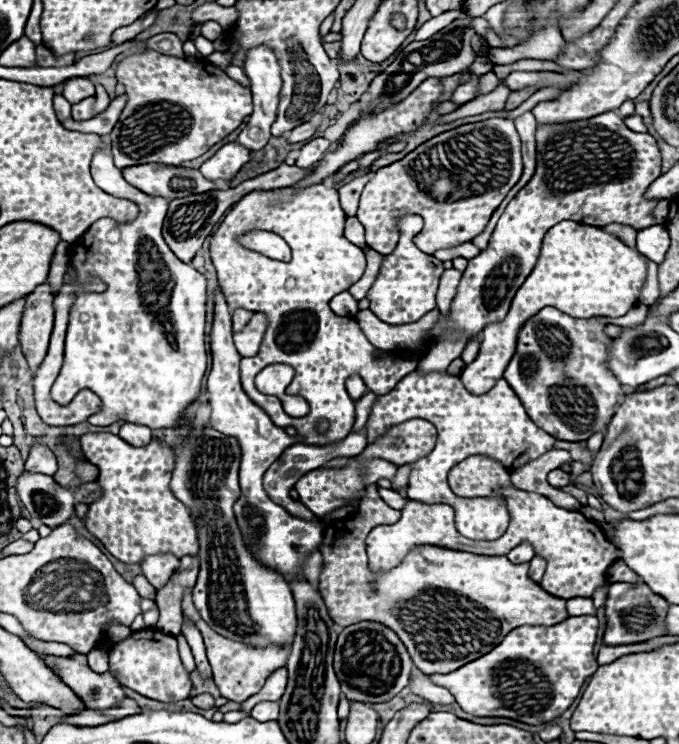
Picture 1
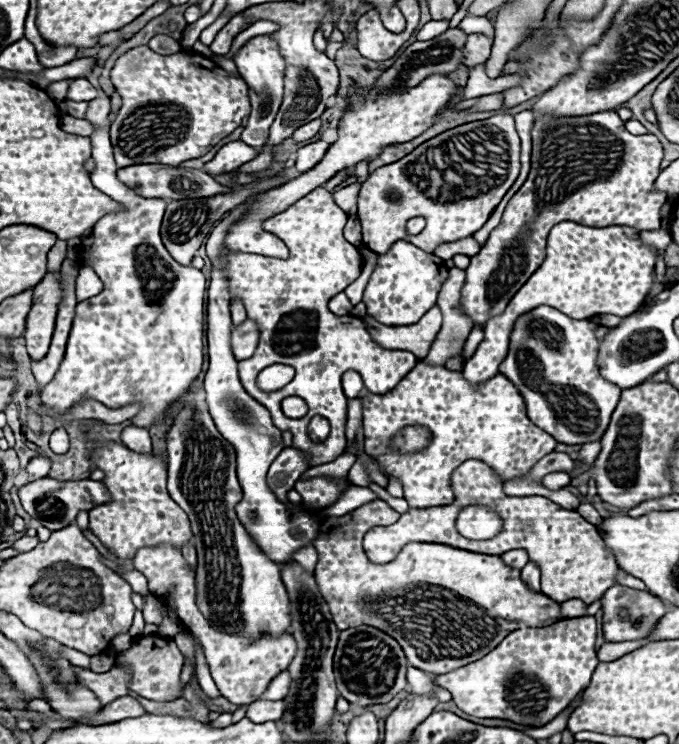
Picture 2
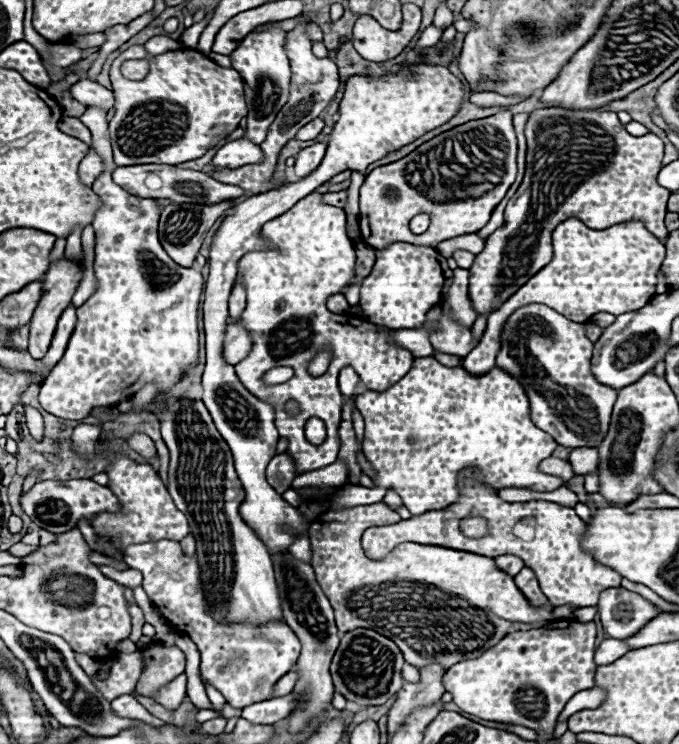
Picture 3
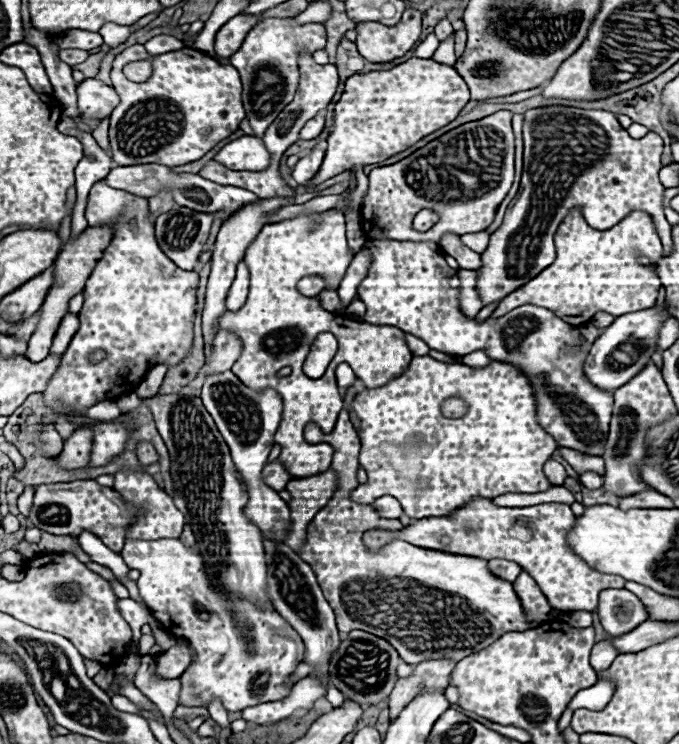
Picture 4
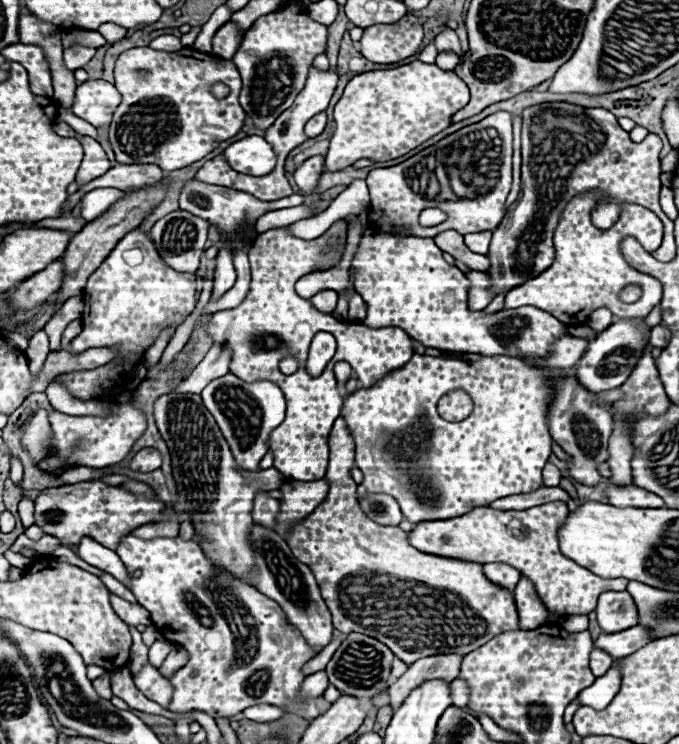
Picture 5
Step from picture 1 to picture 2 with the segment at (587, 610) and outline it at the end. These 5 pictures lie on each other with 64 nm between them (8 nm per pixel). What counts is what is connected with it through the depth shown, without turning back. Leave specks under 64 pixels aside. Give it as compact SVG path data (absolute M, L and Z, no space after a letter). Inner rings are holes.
M574 598L574 600L568 600L562 604L562 614L564 614L564 618L578 618L578 616L586 614L586 608L588 608L586 602Z

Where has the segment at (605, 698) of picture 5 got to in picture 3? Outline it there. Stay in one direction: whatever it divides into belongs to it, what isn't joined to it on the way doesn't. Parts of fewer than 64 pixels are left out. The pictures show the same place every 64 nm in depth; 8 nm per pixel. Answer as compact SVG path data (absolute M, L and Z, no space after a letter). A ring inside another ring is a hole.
M590 688L590 690L582 690L582 692L578 692L578 694L566 704L566 708L562 710L562 714L558 716L558 724L560 724L560 722L566 722L566 720L568 720L574 712L578 712L578 710L600 706L602 700L604 700L602 696L604 696L604 694L602 694L600 688Z

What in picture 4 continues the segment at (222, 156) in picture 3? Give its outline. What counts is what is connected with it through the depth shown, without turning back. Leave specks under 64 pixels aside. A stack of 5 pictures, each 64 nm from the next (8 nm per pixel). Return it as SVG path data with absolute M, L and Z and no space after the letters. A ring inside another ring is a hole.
M242 136L228 142L216 156L216 162L230 170L264 170L270 164L270 154L262 140L252 136Z

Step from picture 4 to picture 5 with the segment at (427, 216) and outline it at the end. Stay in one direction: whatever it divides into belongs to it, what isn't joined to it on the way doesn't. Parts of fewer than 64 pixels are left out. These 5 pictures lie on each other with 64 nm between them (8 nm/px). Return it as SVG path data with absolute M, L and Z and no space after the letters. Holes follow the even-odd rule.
M426 208L426 210L420 212L418 222L420 222L420 226L434 226L434 224L440 224L444 218L446 218L446 214L442 210L438 210L438 208Z

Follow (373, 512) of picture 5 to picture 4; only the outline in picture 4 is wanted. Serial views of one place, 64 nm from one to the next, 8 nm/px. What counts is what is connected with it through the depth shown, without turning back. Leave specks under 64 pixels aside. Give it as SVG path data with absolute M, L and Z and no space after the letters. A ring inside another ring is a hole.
M382 496L382 498L378 498L376 502L372 502L372 506L378 508L384 518L400 518L400 516L402 516L402 506L400 506L400 502L398 502L396 498L392 498L392 496Z

